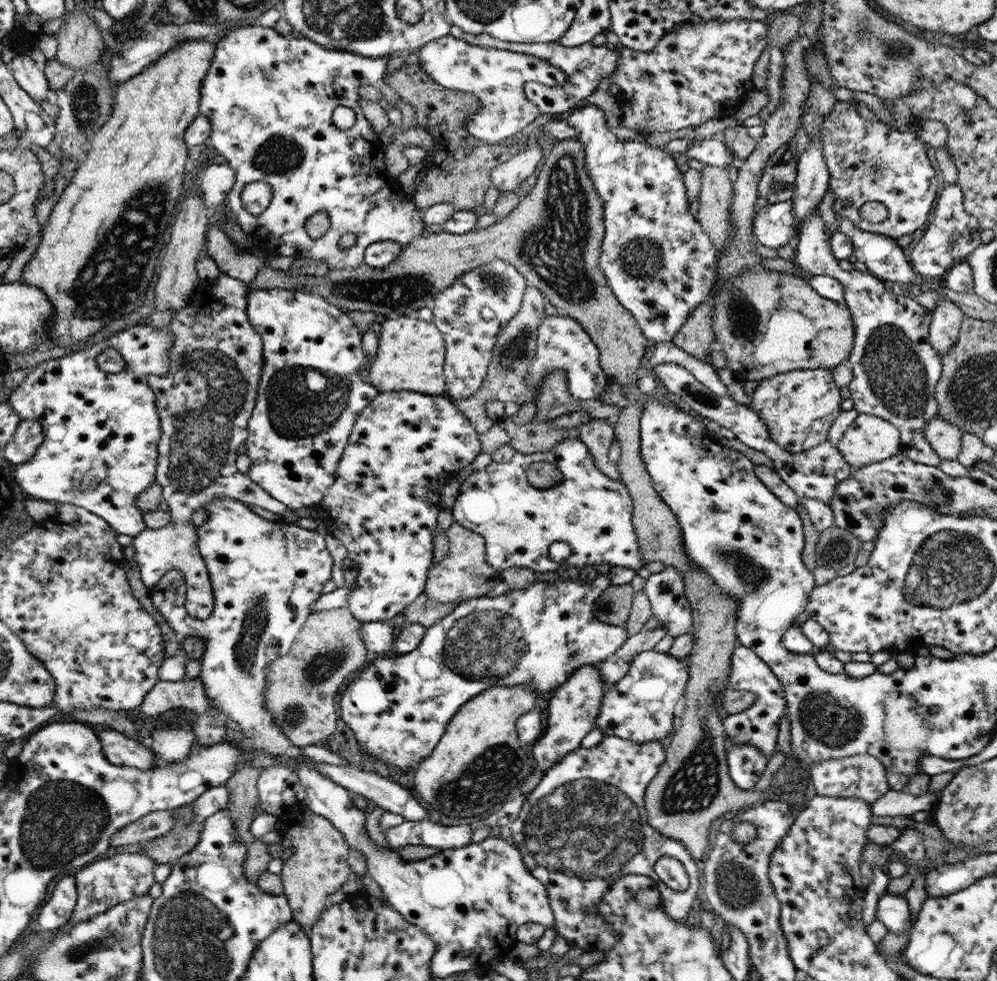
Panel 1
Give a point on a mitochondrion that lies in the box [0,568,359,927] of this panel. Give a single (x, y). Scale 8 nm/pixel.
(61, 820)

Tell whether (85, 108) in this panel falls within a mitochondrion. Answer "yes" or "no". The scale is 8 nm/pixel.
yes

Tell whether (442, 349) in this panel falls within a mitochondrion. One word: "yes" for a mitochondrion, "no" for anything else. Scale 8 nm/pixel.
no

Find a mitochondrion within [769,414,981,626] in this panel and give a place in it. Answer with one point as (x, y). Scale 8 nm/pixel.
(837, 550)

